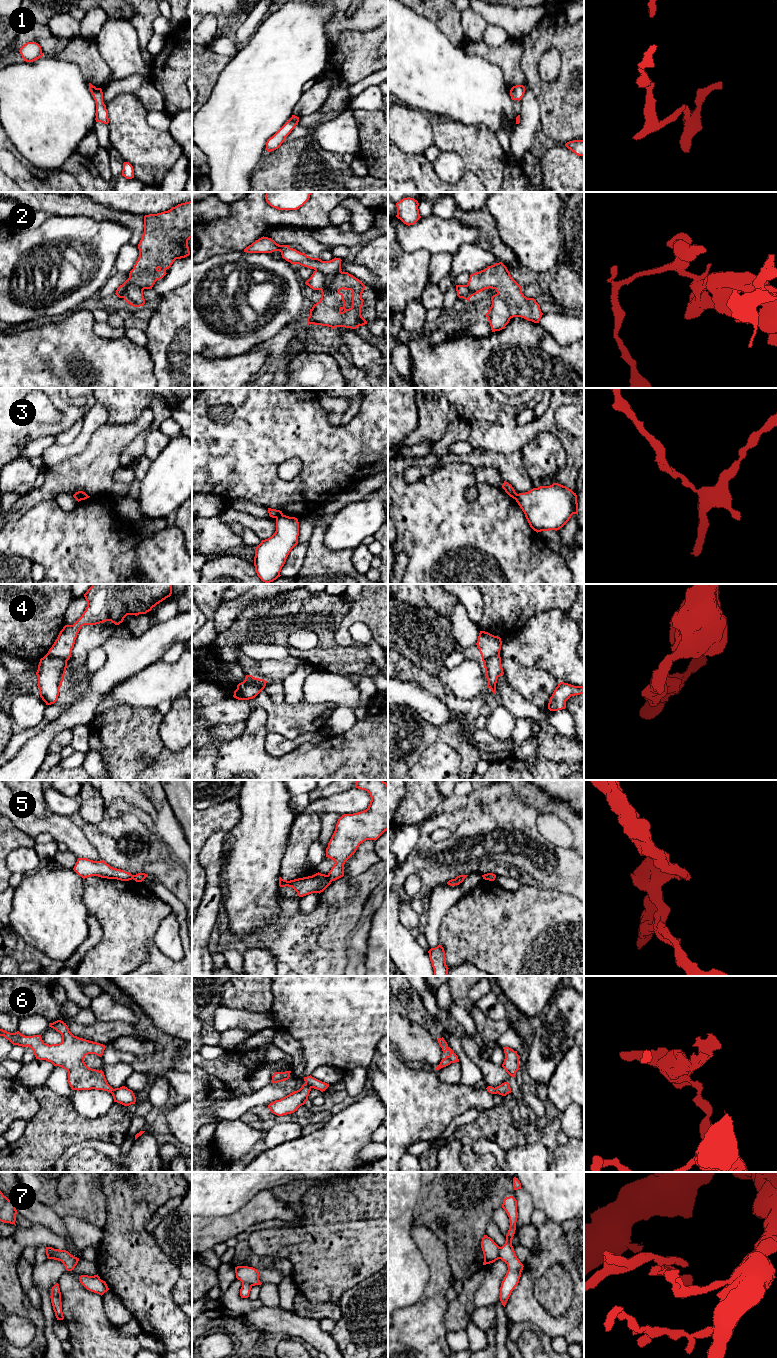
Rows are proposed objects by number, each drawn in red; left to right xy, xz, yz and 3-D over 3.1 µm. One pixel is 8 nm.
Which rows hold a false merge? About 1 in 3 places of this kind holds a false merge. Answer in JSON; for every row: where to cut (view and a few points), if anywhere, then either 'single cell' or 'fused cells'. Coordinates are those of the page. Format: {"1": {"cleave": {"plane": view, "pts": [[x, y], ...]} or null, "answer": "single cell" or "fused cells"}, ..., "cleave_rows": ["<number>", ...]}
{"1": {"cleave": null, "answer": "single cell"}, "2": {"cleave": {"plane": "xz", "pts": [[315, 269], [325, 275], [328, 284], [340, 271]]}, "answer": "fused cells"}, "3": {"cleave": {"plane": "xz", "pts": [[282, 514], [276, 518]]}, "answer": "fused cells"}, "4": {"cleave": {"plane": "xy", "pts": [[46, 654], [52, 657], [61, 657], [66, 661]]}, "answer": "fused cells"}, "5": {"cleave": {"plane": "xz", "pts": [[327, 875], [331, 881]]}, "answer": "fused cells"}, "6": {"cleave": {"plane": "xz", "pts": [[305, 1082], [311, 1087]]}, "answer": "fused cells"}, "7": {"cleave": {"plane": "yz", "pts": [[500, 1247], [498, 1258]]}, "answer": "fused cells"}, "cleave_rows": ["2", "3", "4", "5", "6", "7"]}

